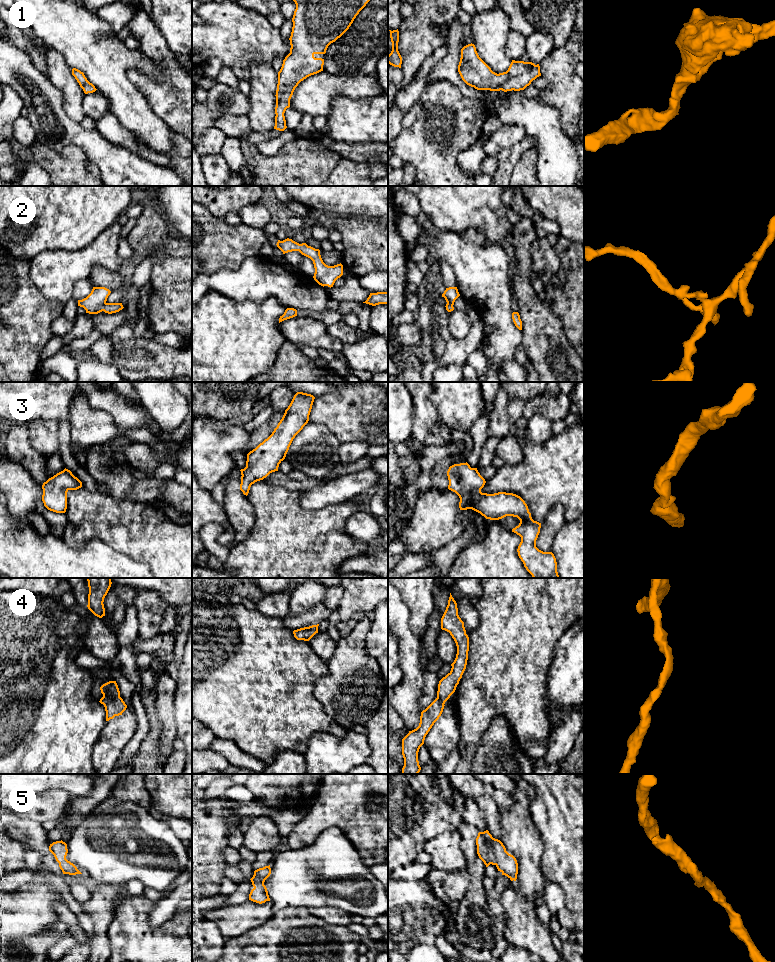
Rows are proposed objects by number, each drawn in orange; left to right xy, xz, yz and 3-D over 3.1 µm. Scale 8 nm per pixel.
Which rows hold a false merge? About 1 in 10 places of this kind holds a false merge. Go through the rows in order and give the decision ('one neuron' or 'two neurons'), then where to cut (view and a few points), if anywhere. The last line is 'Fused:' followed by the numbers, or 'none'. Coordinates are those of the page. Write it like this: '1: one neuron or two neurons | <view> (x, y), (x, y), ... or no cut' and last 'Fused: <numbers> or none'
1: one neuron | no cut
2: one neuron | no cut
3: one neuron | no cut
4: one neuron | no cut
5: one neuron | no cut
Fused: none

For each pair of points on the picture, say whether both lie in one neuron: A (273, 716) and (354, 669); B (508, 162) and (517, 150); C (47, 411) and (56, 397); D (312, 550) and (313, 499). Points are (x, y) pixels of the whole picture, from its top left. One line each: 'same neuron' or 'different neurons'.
A: different neurons
B: same neuron
C: same neuron
D: different neurons

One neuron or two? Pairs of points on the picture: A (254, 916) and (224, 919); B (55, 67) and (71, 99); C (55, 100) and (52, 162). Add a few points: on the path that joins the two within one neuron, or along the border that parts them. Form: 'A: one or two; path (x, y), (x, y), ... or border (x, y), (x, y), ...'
A: one; path (247, 916), (231, 919)
B: one; path (60, 75), (71, 91)
C: two; border (42, 143), (55, 150)

